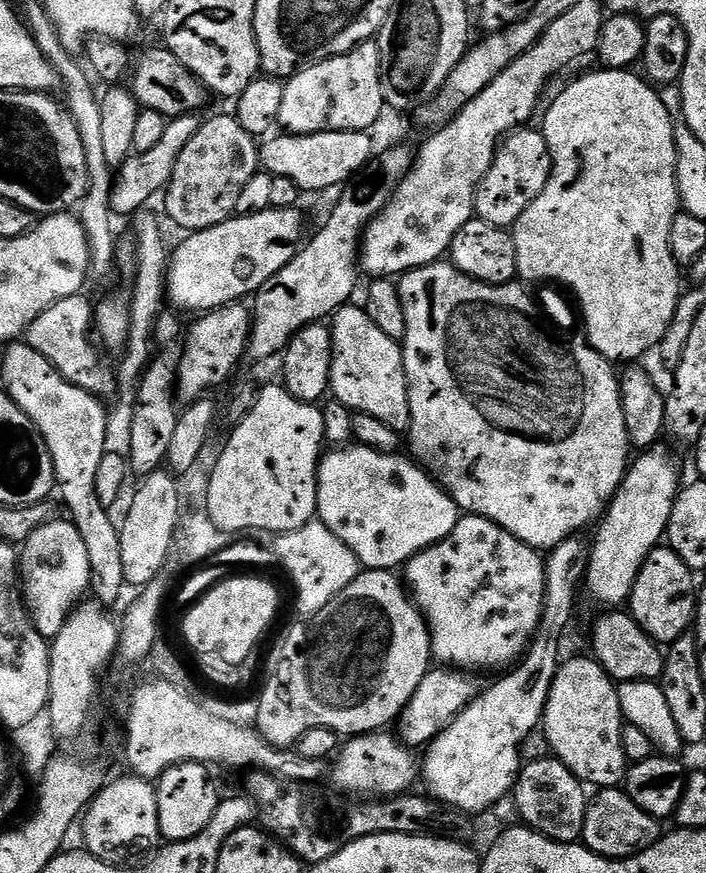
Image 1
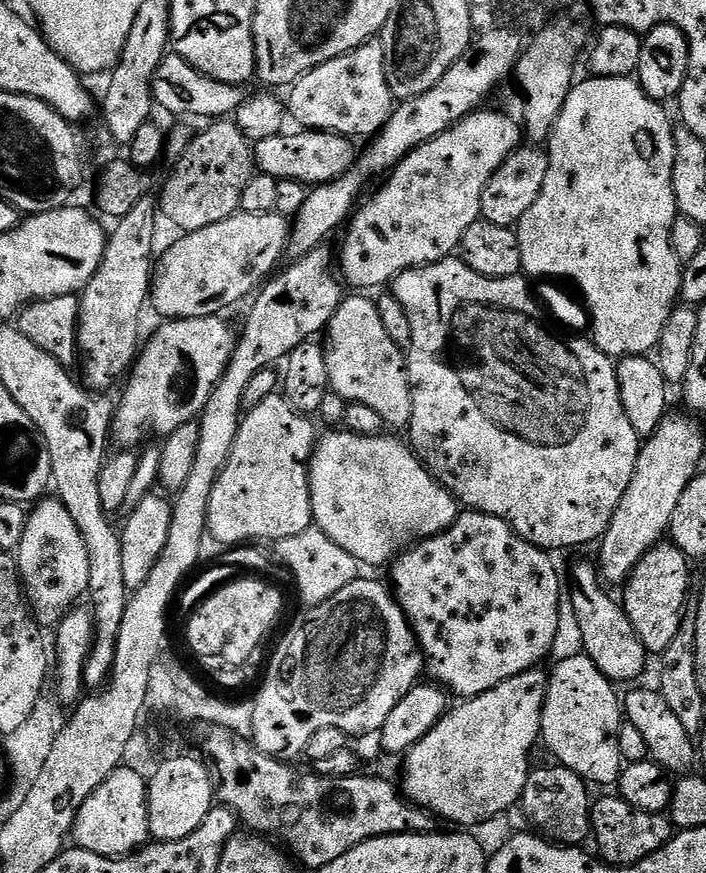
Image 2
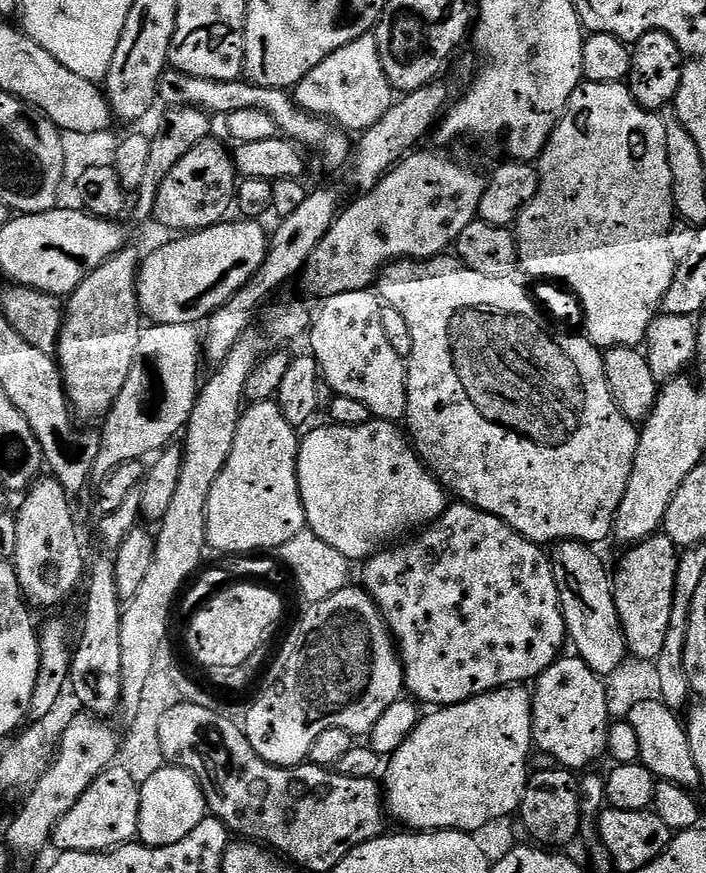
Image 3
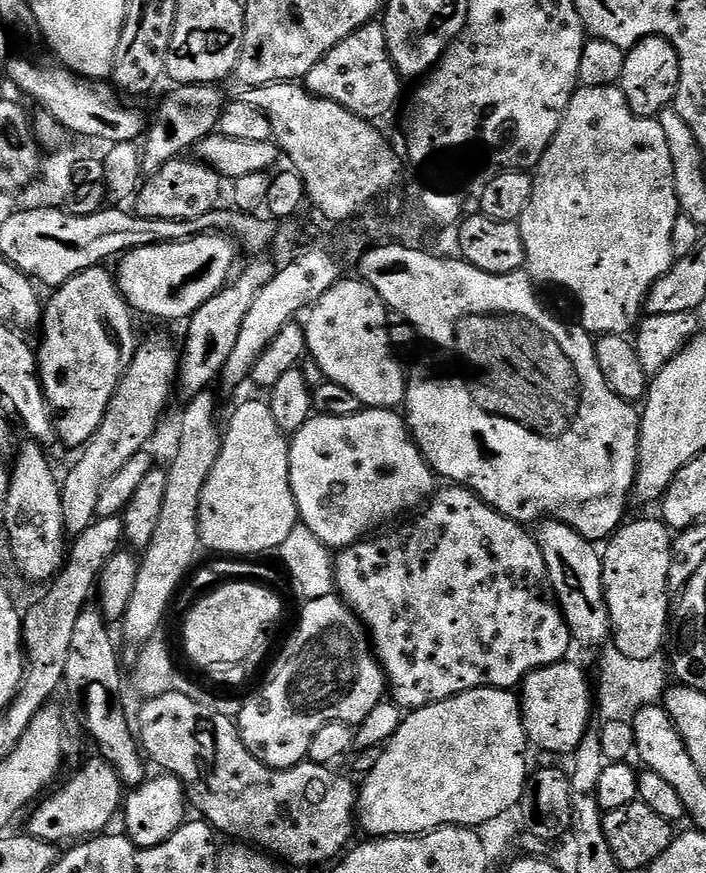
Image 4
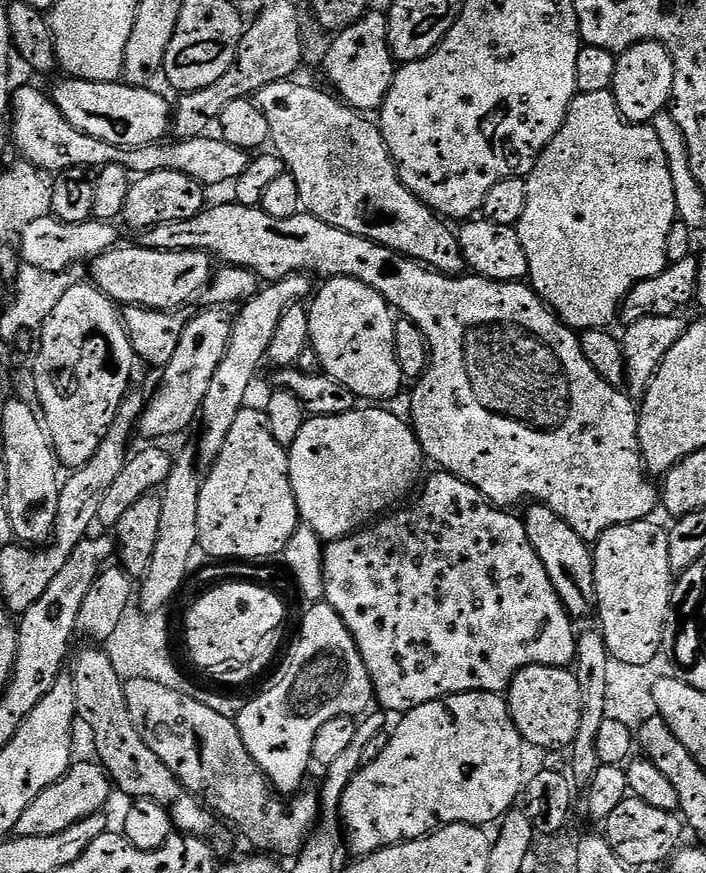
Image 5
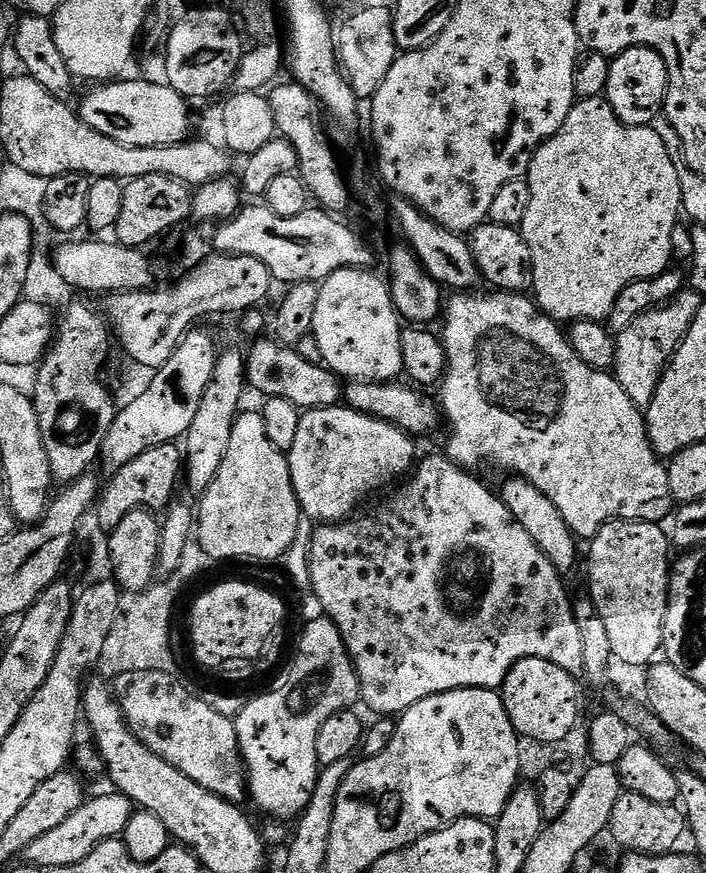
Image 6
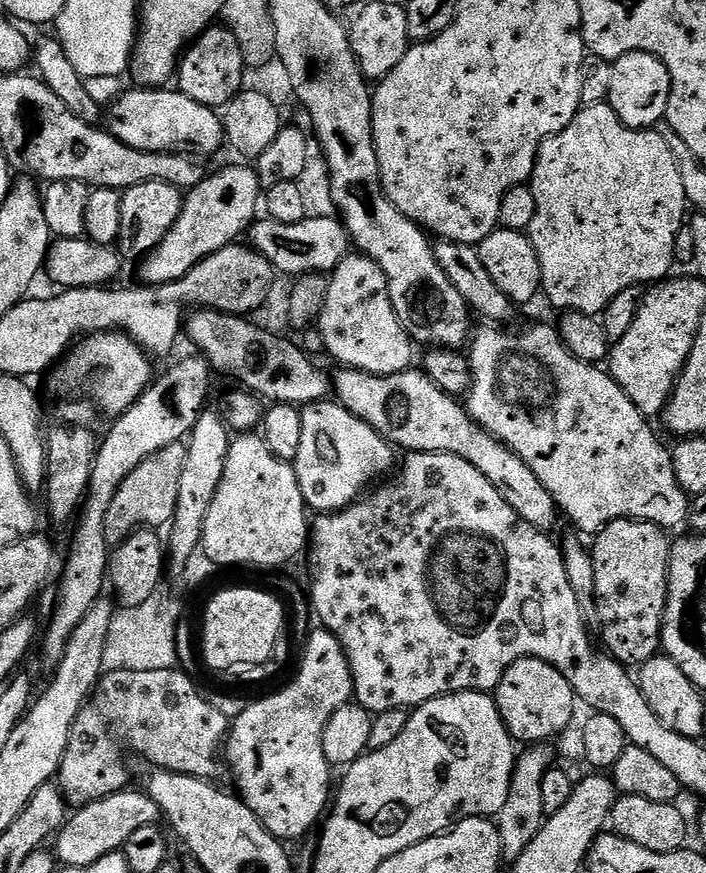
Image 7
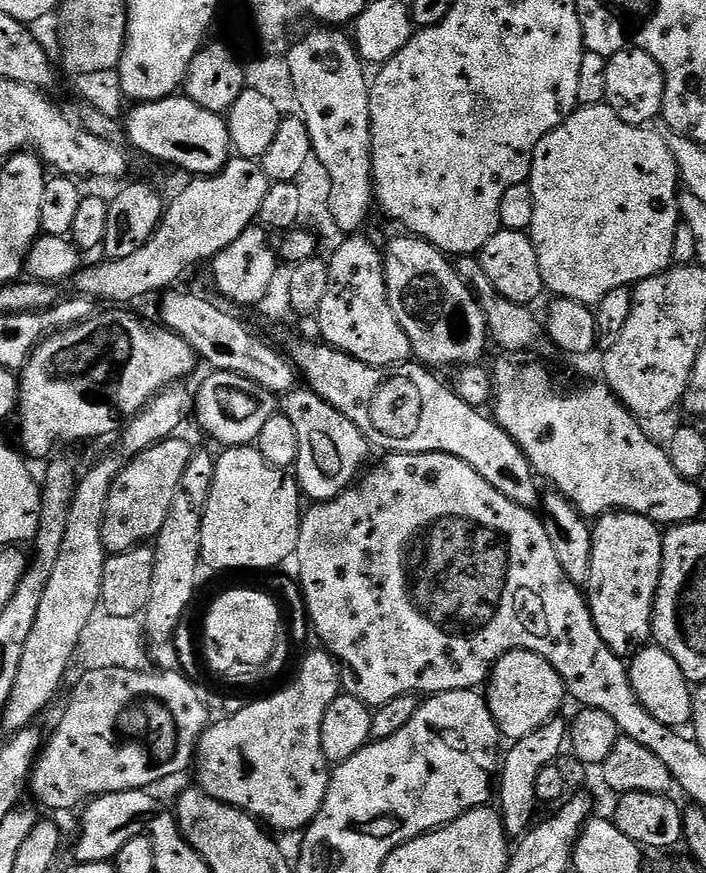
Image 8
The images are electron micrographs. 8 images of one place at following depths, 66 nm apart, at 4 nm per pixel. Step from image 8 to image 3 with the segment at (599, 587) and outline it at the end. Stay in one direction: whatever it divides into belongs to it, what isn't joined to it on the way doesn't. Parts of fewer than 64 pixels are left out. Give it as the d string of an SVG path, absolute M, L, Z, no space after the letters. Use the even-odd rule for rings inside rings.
M657 534L641 540L639 544L629 547L620 564L620 569L614 572L614 591L620 621L624 627L624 637L628 643L631 655L637 661L659 661L664 647L668 644L668 631L673 631L671 622L671 608L674 606L676 575L678 574L679 560L676 544L668 536Z

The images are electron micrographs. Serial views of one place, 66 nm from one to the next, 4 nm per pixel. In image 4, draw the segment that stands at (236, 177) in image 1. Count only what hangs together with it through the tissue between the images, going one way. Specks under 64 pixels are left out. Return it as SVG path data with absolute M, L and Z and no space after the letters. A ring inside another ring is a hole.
M188 158L171 160L158 174L143 181L140 194L134 201L134 208L147 220L197 220L213 211L220 200L220 177L213 168L203 162L191 164Z

